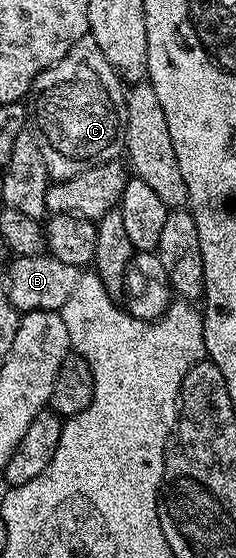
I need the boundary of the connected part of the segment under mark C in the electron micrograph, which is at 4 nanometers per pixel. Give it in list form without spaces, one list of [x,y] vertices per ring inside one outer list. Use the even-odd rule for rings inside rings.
[[[93,37],[78,40],[52,67],[45,69],[32,83],[28,94],[28,129],[44,155],[46,172],[54,181],[66,181],[102,161],[115,160],[126,144],[126,89],[118,72],[104,59]]]

